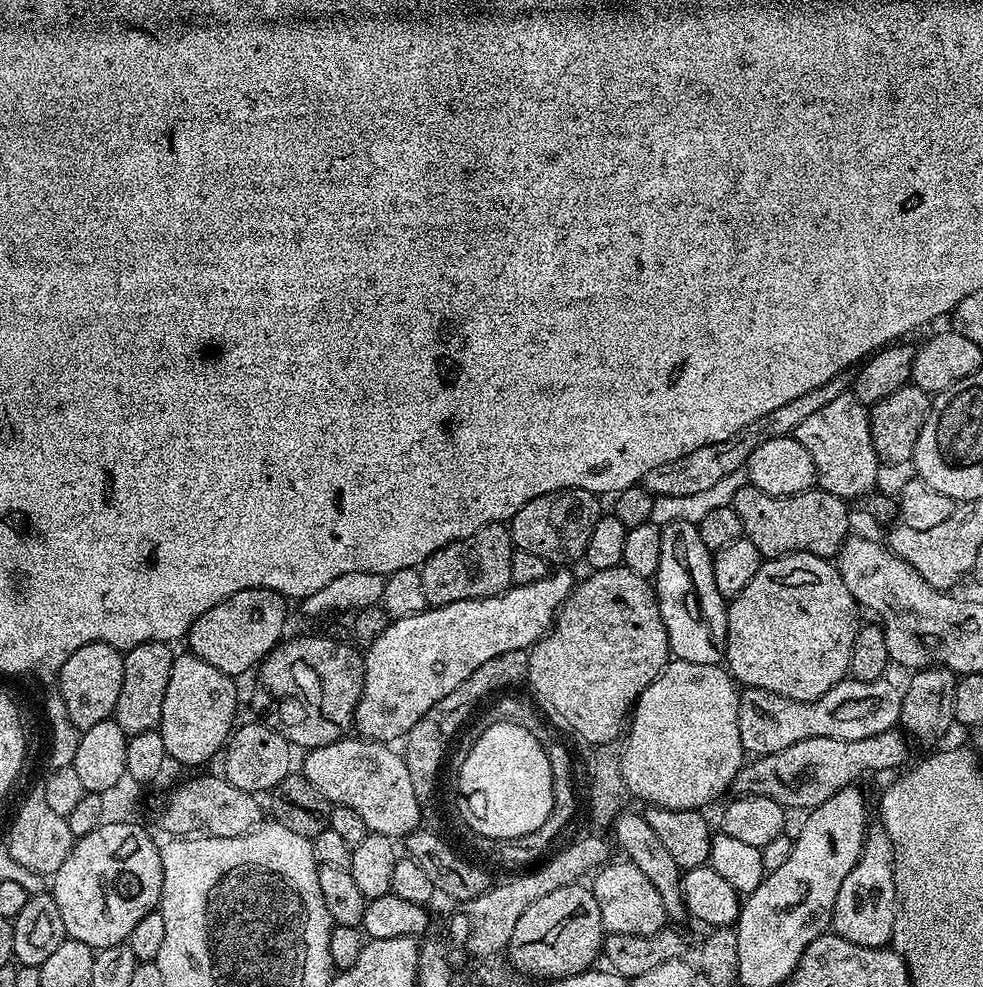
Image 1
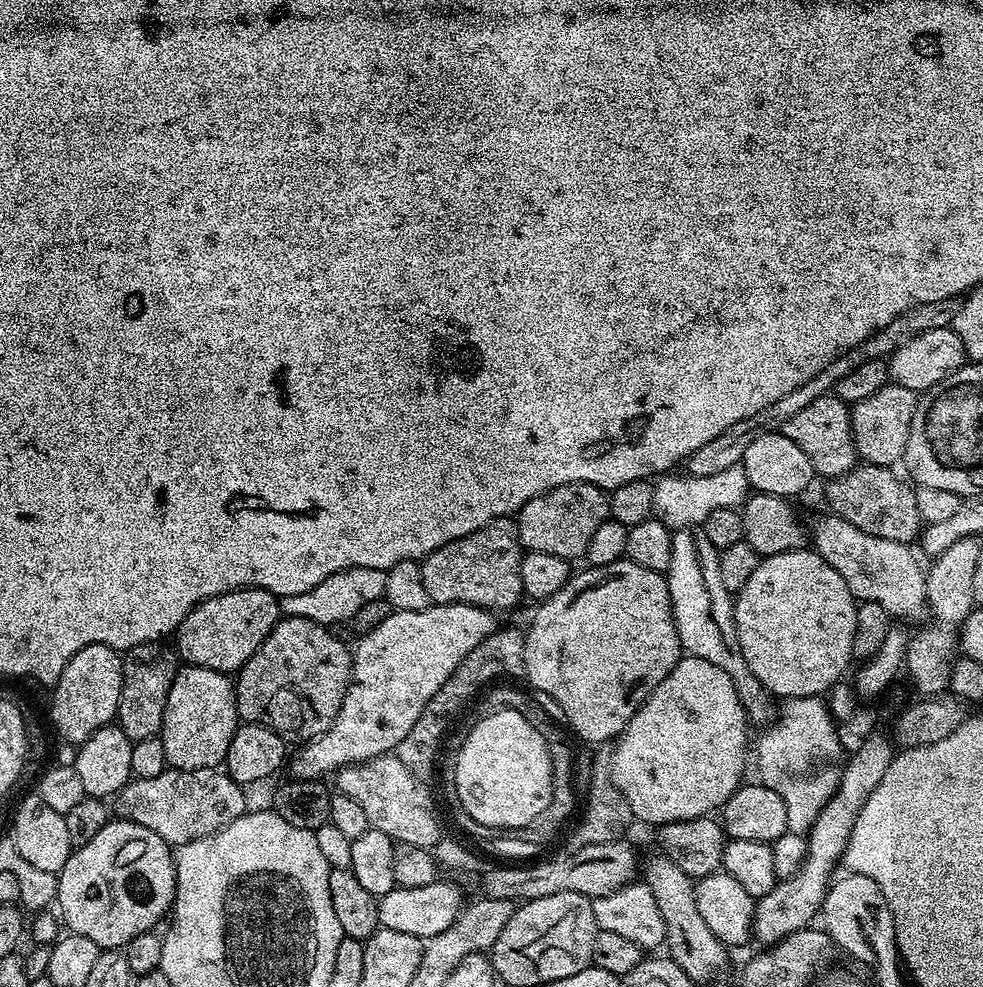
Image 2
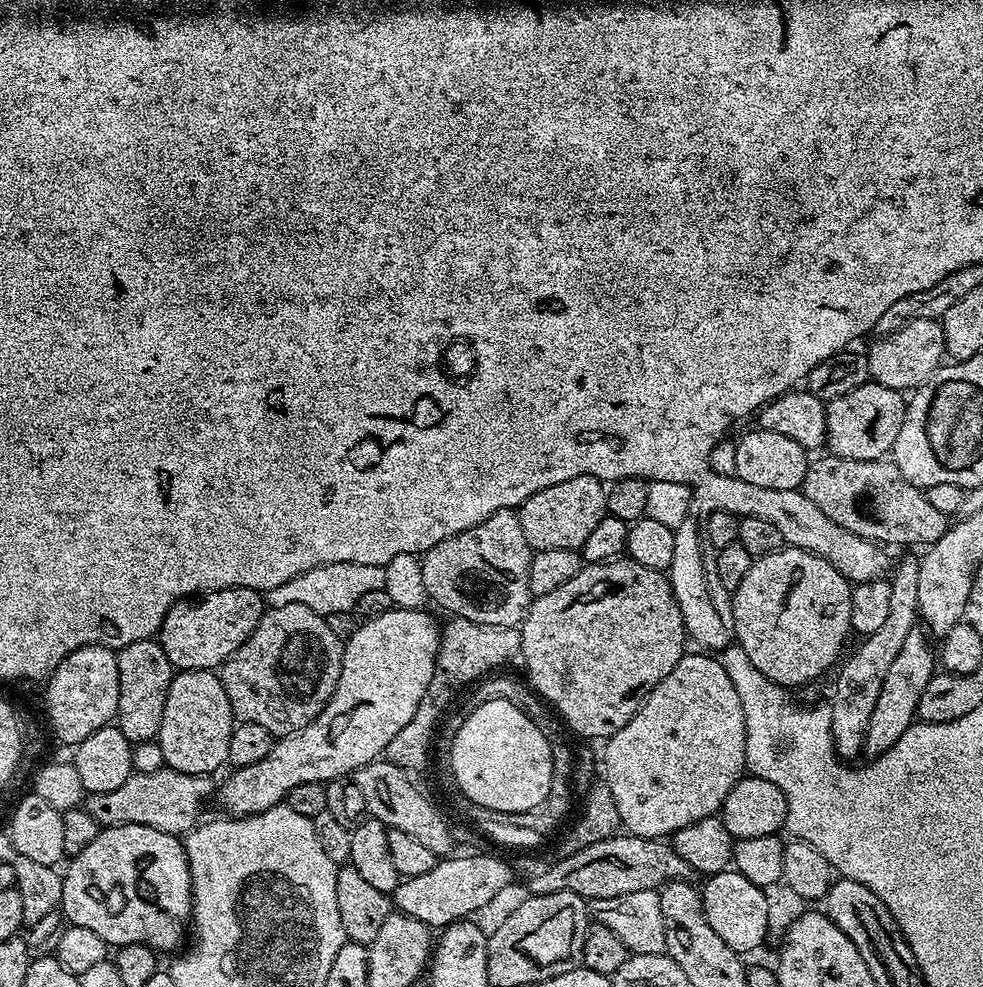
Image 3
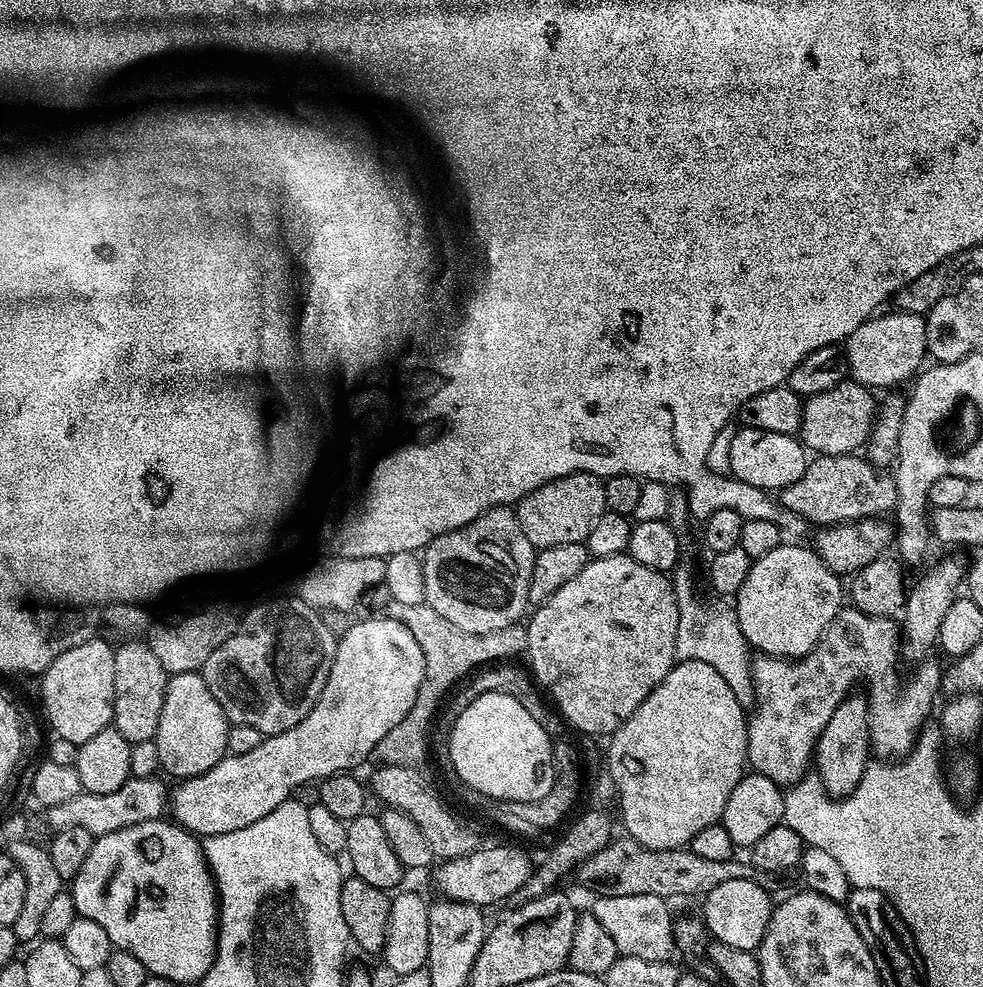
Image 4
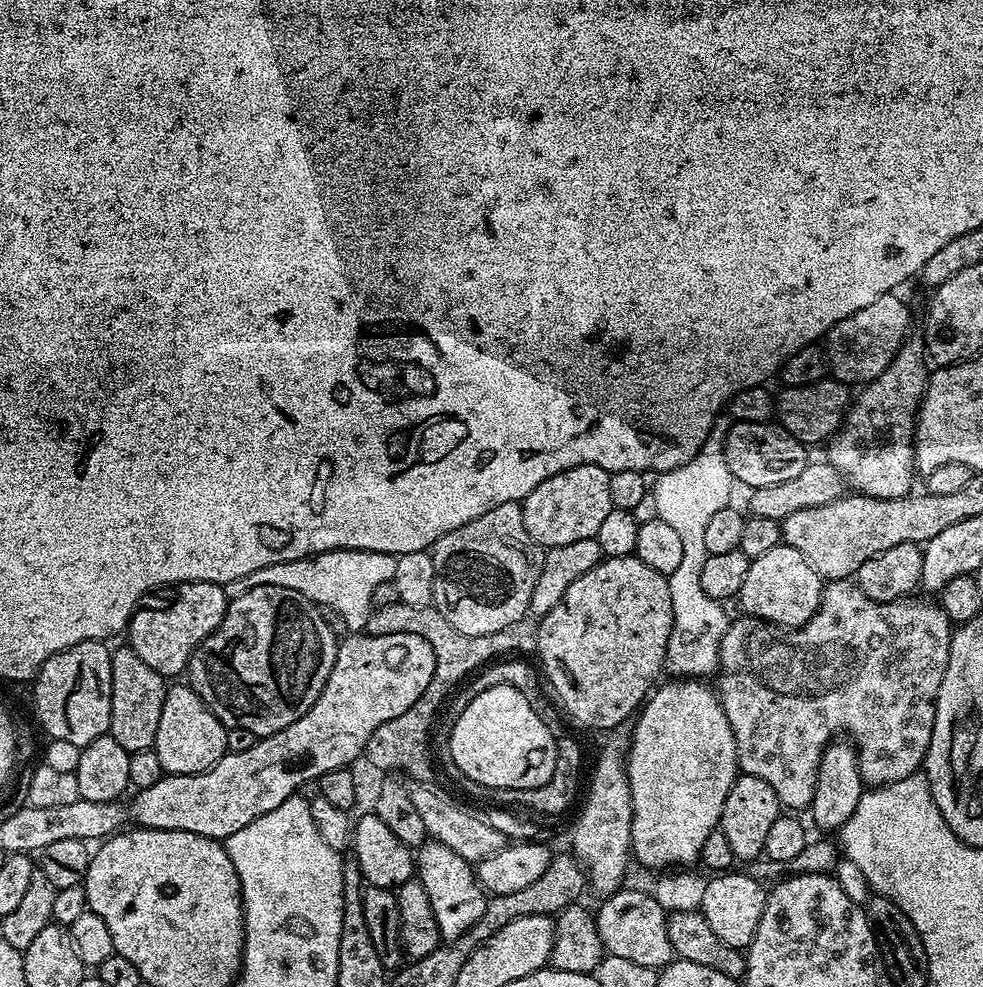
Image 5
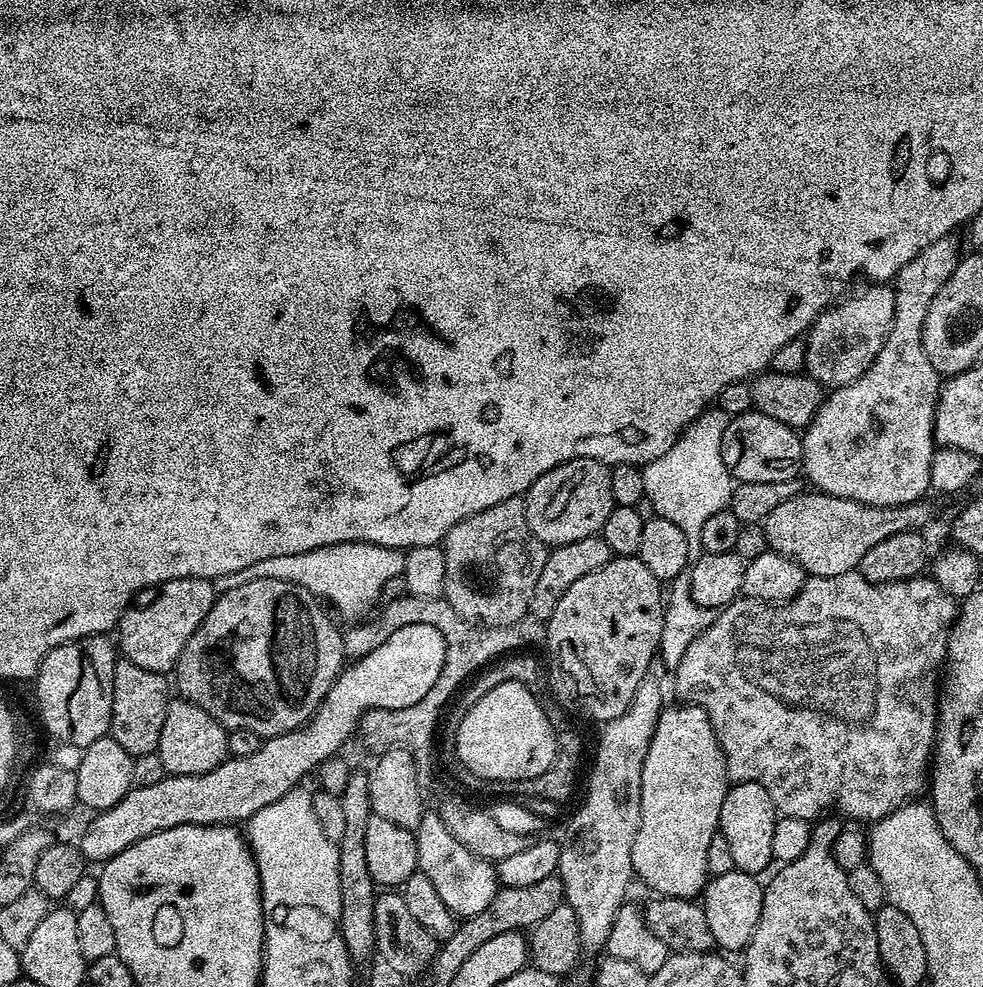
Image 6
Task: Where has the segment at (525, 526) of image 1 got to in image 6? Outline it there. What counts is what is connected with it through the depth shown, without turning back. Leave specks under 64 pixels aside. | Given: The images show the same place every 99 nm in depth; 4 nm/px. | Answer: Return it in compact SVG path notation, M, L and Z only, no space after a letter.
M589 456L568 460L542 474L542 478L530 485L522 499L528 529L545 546L559 546L578 542L578 538L595 536L603 529L614 507L609 465Z

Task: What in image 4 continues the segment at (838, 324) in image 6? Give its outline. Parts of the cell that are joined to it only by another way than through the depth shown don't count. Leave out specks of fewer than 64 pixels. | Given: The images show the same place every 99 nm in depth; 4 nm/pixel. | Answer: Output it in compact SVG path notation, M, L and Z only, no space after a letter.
M891 311L885 316L873 315L871 320L862 322L862 326L858 326L858 330L854 330L854 334L850 334L846 341L851 379L873 390L892 388L903 380L911 381L921 371L925 363L923 360L926 360L927 319L918 312Z

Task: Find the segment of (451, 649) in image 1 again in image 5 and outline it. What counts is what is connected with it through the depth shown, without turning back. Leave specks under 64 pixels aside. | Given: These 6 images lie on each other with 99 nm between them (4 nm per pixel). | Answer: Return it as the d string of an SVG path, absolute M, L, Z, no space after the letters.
M391 632L385 636L348 634L345 640L343 637L339 641L336 661L318 702L314 702L298 722L286 726L286 730L278 730L278 734L259 737L250 750L228 752L210 770L193 776L166 774L154 782L154 786L139 789L132 800L132 808L130 804L131 819L133 816L142 828L182 830L223 842L230 834L242 830L242 826L250 826L254 818L262 818L262 814L270 814L274 806L282 806L286 798L297 795L305 784L319 781L322 774L355 765L355 760L364 756L370 734L374 734L382 722L406 714L406 710L424 696L426 686L436 678L437 667L438 658L427 636L409 632Z

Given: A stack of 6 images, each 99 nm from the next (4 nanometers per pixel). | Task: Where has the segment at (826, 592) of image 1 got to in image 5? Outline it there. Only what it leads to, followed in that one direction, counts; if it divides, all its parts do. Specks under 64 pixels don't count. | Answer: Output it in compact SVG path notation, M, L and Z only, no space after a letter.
M782 542L774 546L774 550L762 554L762 558L749 563L738 603L744 607L747 615L756 616L778 628L801 628L820 609L824 585L825 581L821 580L814 566L810 566L810 562L806 562L806 558L802 558L794 546Z

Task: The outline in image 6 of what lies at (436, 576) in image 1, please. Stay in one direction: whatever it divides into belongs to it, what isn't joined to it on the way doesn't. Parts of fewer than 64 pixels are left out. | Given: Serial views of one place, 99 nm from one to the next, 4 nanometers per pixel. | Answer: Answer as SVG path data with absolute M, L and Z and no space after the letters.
M521 497L506 498L506 502L498 502L498 506L490 506L490 510L482 510L458 522L444 536L442 547L446 558L443 599L448 601L461 621L497 628L510 626L529 615L530 598L534 598L534 586L549 549L528 529Z

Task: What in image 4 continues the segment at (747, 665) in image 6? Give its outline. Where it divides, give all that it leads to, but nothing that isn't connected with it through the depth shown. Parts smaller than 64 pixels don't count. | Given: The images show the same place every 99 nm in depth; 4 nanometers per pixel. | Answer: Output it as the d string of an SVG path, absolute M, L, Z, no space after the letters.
M851 606L841 607L834 622L825 630L824 637L798 660L760 654L752 662L754 707L748 721L748 764L781 786L797 784L809 771L814 760L816 743L826 730L826 722L840 703L853 691L855 684L864 683L868 697L868 714L872 721L871 747L880 758L906 756L916 745L920 729L929 723L932 703L941 695L942 668L933 662L924 662L904 685L900 685L900 672L896 663L902 660L902 632L895 619L887 616L867 616Z

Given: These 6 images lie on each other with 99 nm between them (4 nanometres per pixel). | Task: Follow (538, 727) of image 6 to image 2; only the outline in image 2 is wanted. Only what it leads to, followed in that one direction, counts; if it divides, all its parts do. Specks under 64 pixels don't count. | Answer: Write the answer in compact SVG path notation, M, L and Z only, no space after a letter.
M498 710L482 717L455 753L455 799L474 822L497 830L534 822L552 797L552 753L520 712Z

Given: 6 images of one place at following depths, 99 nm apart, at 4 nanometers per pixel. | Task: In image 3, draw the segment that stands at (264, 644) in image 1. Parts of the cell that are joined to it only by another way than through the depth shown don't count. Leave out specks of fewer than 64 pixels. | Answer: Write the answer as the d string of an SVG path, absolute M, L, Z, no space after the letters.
M223 588L176 603L162 622L158 639L176 670L216 670L250 638L266 610L266 600L253 588Z

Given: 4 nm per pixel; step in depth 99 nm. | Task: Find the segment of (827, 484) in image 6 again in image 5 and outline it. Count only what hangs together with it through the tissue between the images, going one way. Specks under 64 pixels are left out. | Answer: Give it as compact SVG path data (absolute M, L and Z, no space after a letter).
M905 340L882 375L859 389L860 397L851 401L840 431L827 441L827 463L835 466L853 493L874 498L902 498L913 491L912 476L917 475L916 418L928 388L930 367L927 363L925 341Z

